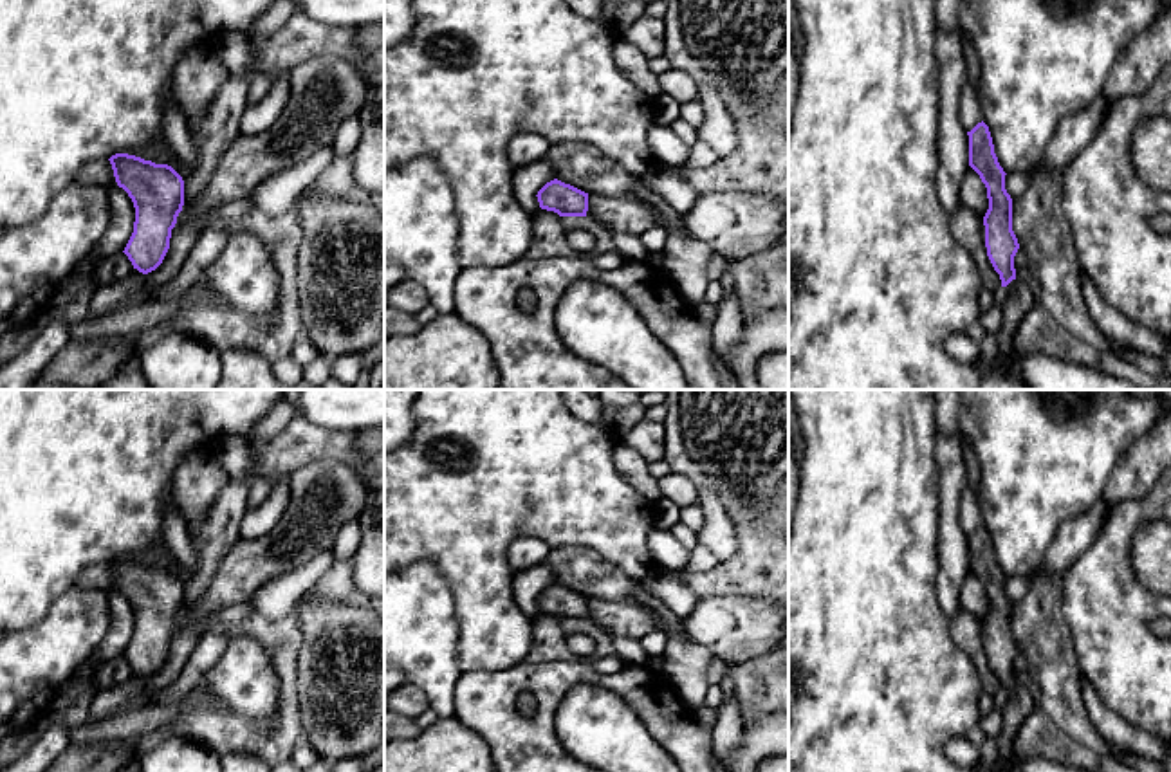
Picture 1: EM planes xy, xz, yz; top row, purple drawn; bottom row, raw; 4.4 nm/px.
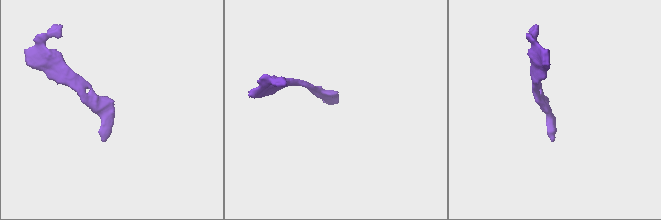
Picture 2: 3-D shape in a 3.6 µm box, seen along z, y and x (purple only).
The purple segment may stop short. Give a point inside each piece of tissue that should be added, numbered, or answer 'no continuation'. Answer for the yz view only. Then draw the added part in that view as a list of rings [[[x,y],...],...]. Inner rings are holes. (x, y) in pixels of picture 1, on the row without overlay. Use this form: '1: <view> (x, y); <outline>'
1: yz (1020, 702); [[[1016,682],[1007,689],[1001,732],[998,736],[998,758],[1003,763],[1010,763],[1016,759],[1014,736],[1023,720],[1032,712],[1034,703],[1036,696],[1030,687]]]

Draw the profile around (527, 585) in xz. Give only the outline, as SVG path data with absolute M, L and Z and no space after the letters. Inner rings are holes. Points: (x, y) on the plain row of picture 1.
M541 563L534 568L514 574L512 577L512 601L534 619L539 611L538 595L556 583L554 570Z

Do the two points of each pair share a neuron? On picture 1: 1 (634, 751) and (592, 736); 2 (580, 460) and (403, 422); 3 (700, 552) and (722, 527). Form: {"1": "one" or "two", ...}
{"1": "one", "2": "two", "3": "two"}

